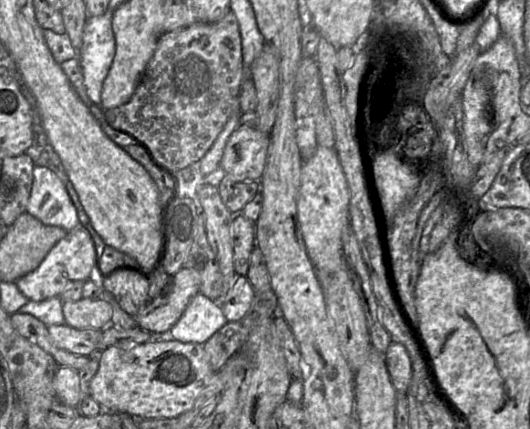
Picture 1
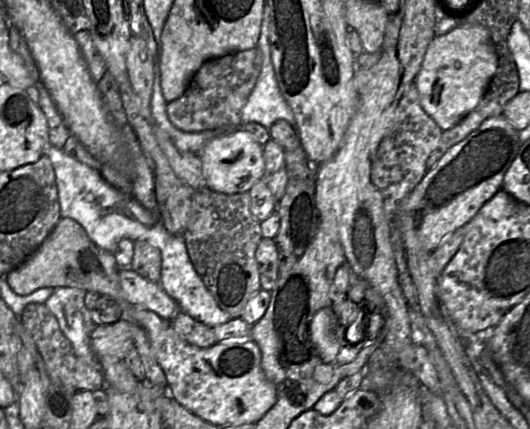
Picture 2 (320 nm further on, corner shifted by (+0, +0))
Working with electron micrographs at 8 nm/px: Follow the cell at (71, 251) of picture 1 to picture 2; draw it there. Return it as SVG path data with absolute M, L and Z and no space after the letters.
M120 269L119 278L125 298L131 305L144 307L164 319L173 319L182 312L159 282L151 282L131 269Z

